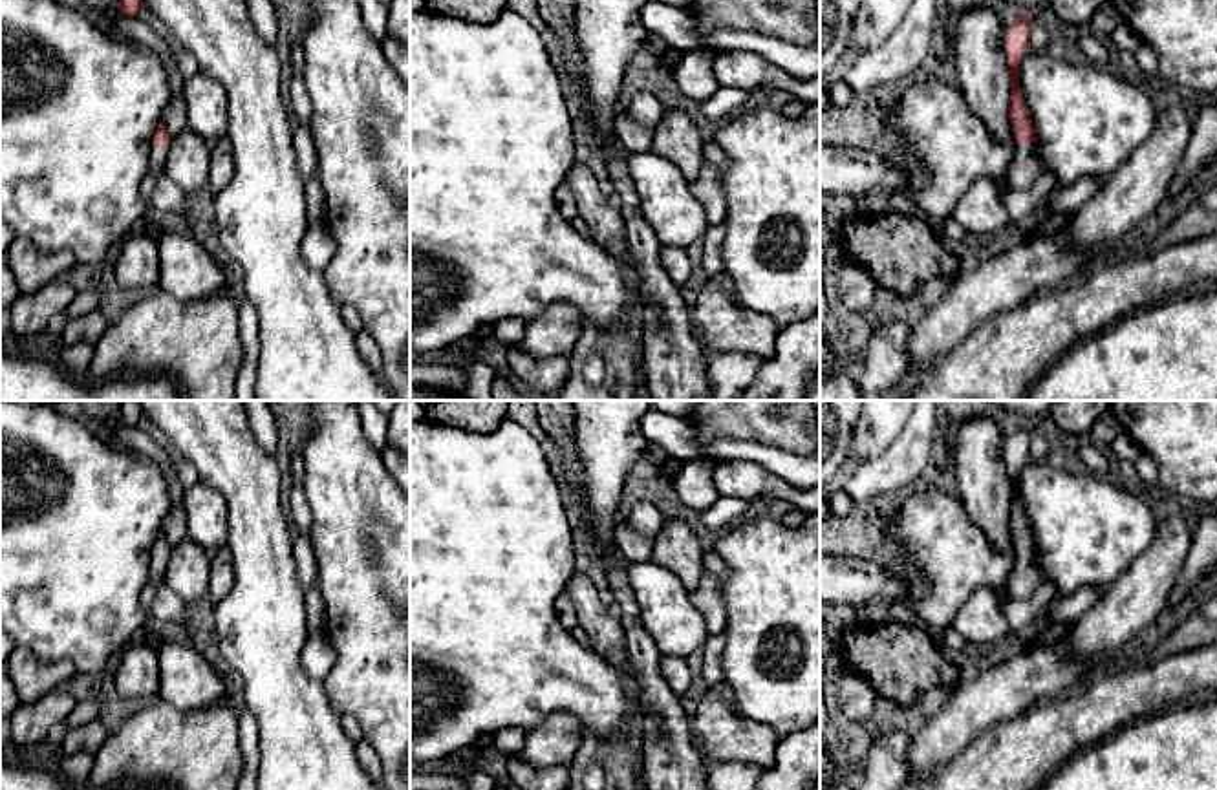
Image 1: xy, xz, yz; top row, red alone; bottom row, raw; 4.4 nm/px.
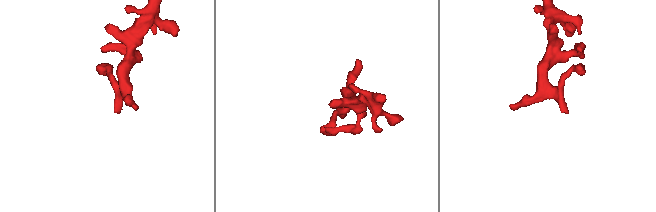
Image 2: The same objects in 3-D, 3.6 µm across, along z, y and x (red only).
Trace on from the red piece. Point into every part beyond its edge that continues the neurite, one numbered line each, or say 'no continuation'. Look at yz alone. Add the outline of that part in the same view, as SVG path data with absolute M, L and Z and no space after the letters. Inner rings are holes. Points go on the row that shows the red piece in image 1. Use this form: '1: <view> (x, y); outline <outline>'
1: yz (1025, 169); outline M1036 143L1016 144L1016 155L1007 174L1008 188L1030 188L1043 174Z

